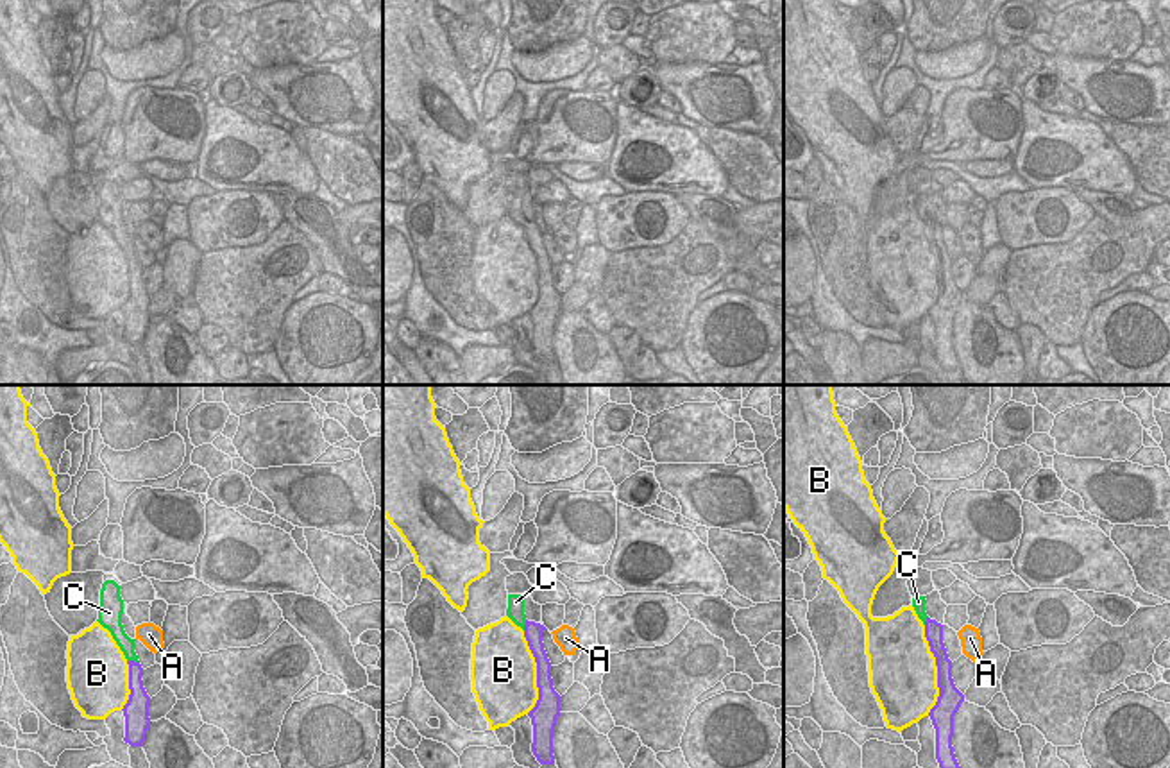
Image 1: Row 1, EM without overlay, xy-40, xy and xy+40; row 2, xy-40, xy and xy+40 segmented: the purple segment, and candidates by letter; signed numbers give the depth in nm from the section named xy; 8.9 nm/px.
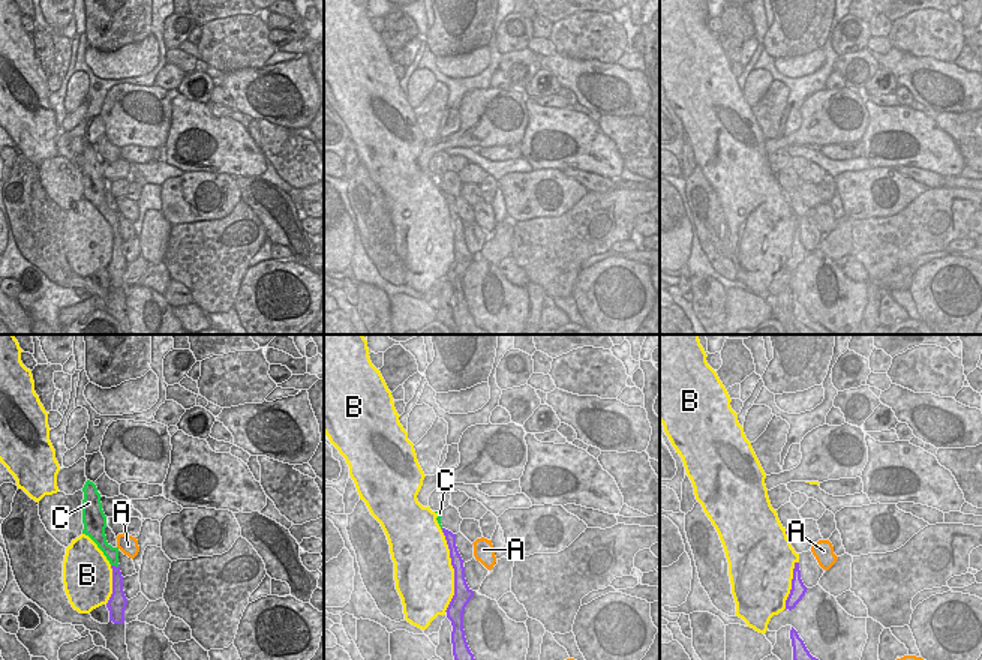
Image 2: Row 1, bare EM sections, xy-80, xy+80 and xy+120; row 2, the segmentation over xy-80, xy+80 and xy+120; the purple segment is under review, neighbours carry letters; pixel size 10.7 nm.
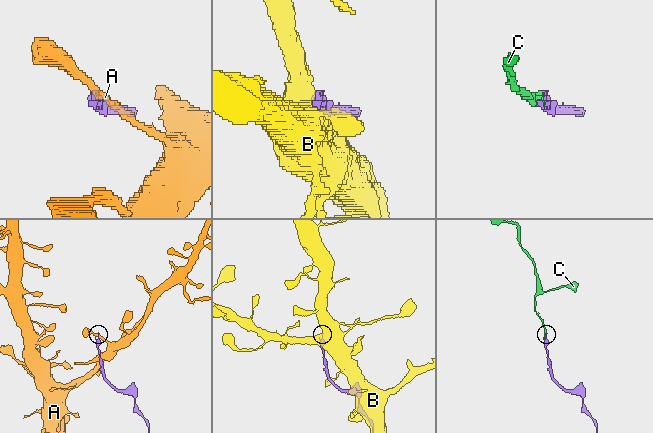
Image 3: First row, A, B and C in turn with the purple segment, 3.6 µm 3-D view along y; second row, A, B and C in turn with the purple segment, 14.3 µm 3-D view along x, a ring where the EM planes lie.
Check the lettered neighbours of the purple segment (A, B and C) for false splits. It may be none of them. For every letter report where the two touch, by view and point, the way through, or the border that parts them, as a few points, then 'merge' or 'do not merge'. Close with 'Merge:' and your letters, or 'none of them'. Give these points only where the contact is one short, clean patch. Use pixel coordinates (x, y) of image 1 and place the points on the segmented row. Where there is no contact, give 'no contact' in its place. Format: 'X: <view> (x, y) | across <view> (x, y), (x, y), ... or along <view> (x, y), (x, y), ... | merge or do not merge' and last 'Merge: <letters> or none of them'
A: no contact | do not merge
B: xy+40 (938, 670) | do not merge
C: xy-40 (133, 661) | merge
Merge: C

